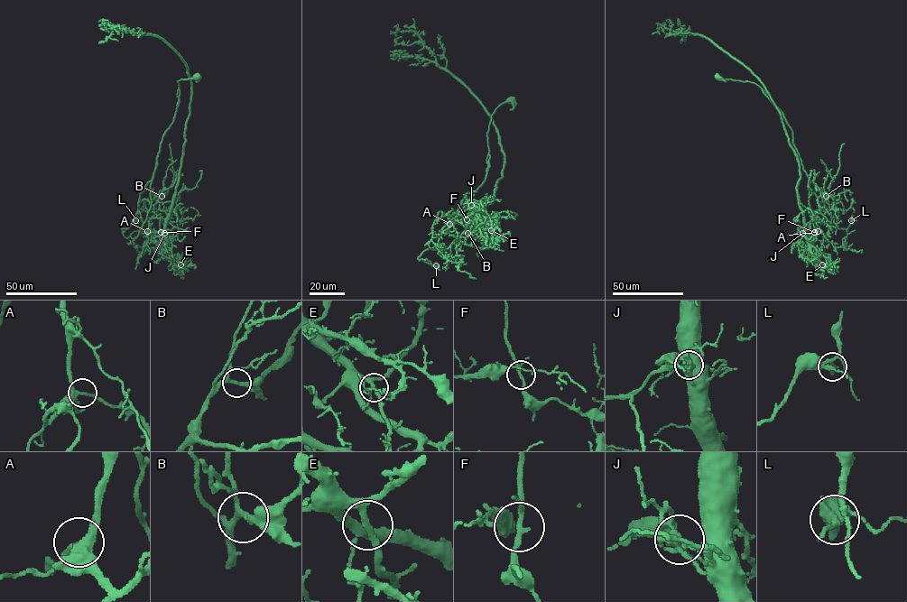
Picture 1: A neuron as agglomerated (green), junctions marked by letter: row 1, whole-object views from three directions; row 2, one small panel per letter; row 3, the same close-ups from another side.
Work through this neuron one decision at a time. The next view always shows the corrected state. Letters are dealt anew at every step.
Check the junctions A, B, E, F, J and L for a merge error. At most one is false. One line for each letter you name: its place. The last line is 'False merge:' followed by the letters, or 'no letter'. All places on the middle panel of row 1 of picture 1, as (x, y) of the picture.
J: place (471, 205)
False merge: J

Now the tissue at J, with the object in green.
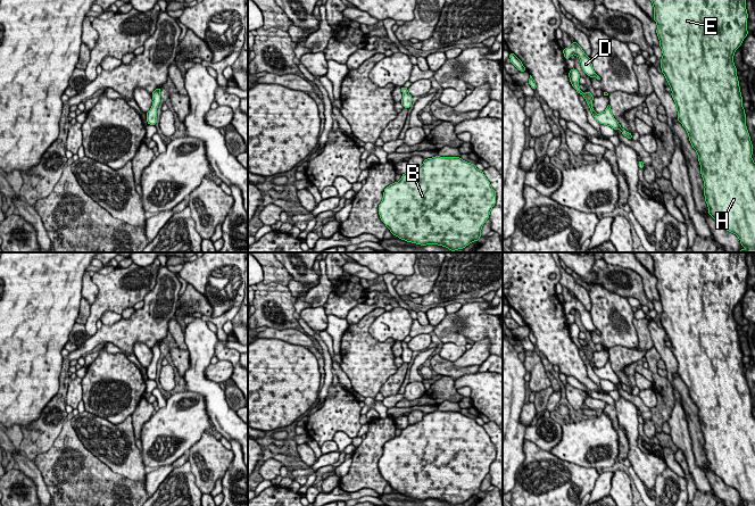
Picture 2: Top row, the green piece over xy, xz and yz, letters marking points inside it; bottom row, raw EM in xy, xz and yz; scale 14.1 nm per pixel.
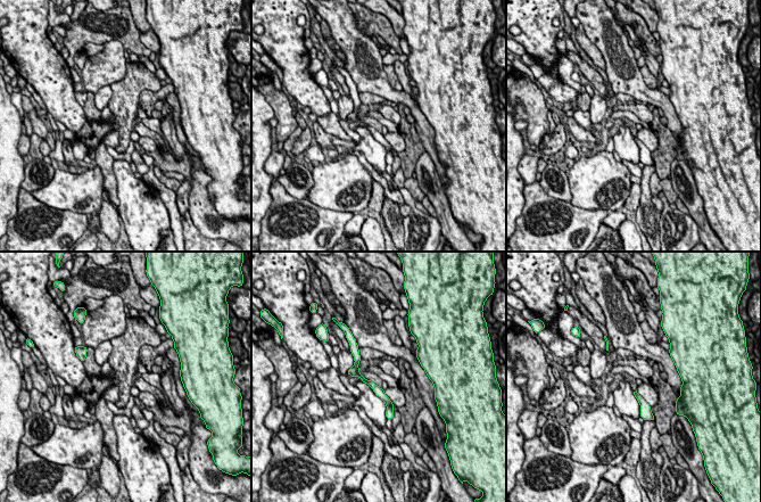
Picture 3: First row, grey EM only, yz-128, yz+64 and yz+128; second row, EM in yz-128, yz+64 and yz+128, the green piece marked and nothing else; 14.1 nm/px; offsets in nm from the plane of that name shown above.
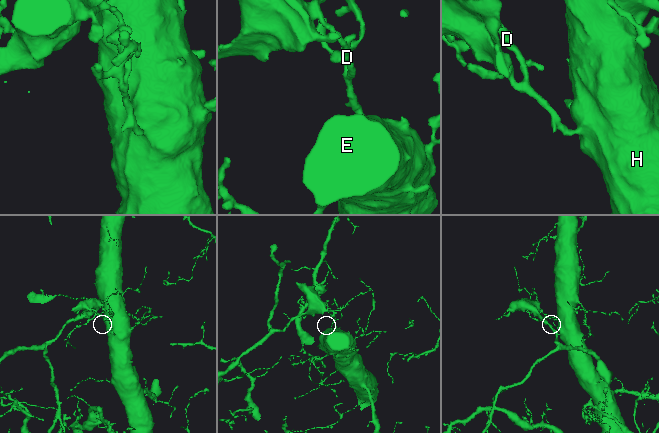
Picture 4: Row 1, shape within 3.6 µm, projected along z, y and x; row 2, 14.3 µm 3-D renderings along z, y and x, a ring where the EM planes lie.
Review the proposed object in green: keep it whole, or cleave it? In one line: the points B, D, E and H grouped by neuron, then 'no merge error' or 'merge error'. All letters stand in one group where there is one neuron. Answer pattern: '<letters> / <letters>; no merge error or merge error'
B E H / D; merge error

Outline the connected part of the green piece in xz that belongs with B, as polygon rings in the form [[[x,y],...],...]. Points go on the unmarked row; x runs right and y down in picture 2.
[[[440,412],[424,414],[423,418],[401,430],[401,433],[384,443],[379,459],[379,470],[393,490],[407,497],[426,500],[438,499],[451,506],[463,504],[481,491],[481,483],[489,474],[490,465],[496,458],[496,446],[482,425],[459,412]]]

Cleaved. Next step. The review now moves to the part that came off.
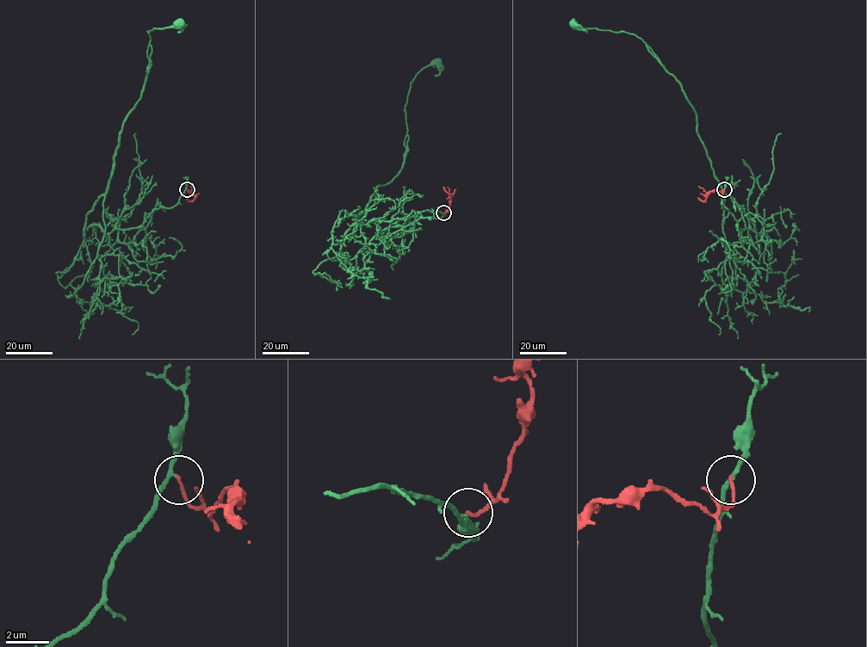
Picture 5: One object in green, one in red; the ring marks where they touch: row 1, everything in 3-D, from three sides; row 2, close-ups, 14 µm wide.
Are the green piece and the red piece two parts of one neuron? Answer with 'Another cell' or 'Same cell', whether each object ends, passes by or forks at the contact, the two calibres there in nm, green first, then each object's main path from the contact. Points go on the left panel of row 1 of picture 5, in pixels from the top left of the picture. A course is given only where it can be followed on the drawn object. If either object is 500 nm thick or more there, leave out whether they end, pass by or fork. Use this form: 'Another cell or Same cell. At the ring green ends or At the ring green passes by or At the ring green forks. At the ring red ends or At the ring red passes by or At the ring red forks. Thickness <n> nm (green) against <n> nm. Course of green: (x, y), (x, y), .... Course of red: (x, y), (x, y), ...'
Another cell. At the ring green passes by. At the ring red ends. Thickness 150 nm (green) against 150 nm. Course of green: (187, 188), (140, 225), (92, 224), (83, 235), (143, 89), (148, 32), (179, 26). Course of red: (187, 188), (190, 193), (192, 190), (195, 198), (188, 201), (186, 198)

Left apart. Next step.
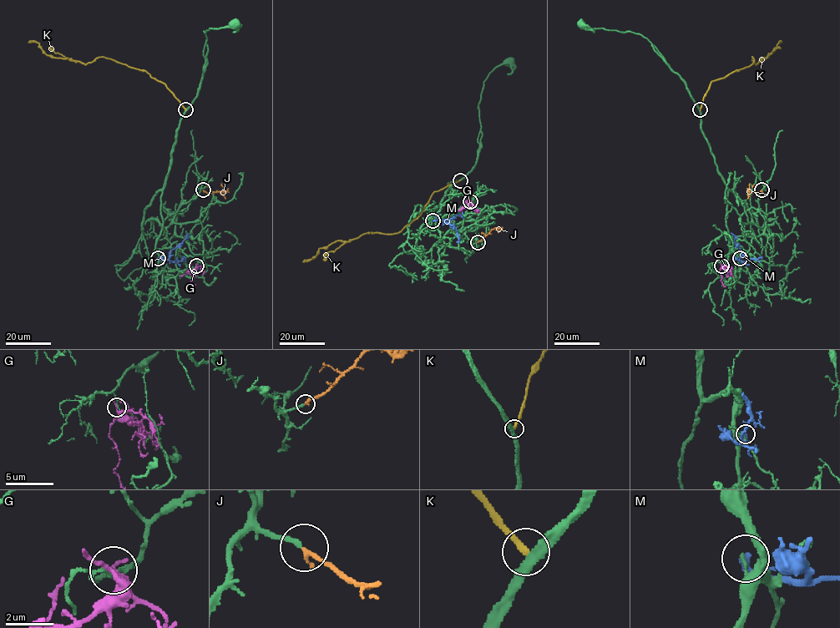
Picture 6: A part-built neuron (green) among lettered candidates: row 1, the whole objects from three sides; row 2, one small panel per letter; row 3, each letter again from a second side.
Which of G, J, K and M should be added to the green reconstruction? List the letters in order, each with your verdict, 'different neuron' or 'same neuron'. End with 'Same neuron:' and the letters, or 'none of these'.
G: different neuron
J: same neuron
K: different neuron
M: different neuron
Same neuron: J

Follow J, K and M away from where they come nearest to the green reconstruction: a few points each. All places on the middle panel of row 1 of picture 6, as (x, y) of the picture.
J: (477, 242), (492, 230), (495, 230)
K: (459, 179), (434, 192), (421, 215), (401, 231), (367, 232), (348, 241), (336, 240), (303, 262)
M: (432, 220), (442, 219), (445, 221), (457, 215), (460, 215), (462, 211)

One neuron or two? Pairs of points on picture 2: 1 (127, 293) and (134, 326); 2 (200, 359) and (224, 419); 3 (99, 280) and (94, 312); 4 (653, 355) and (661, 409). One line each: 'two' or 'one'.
1: two
2: one
3: one
4: one

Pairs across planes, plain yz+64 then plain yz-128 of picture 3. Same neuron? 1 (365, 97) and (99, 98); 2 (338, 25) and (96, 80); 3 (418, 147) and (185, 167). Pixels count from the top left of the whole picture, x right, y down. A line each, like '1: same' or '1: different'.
1: different
2: same
3: same

